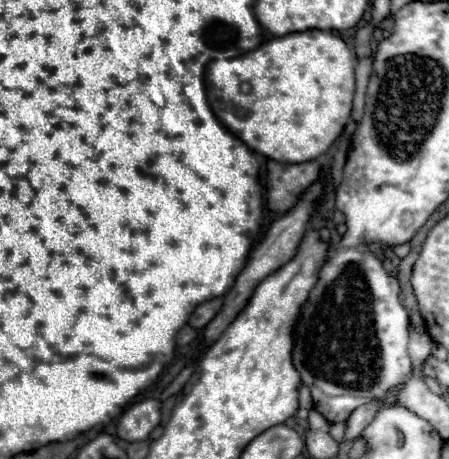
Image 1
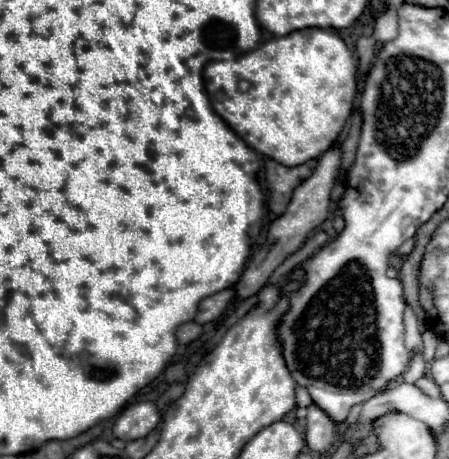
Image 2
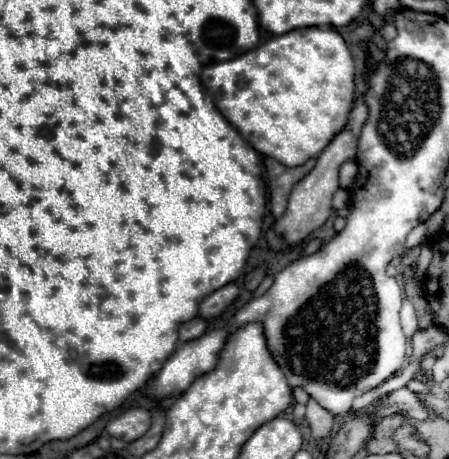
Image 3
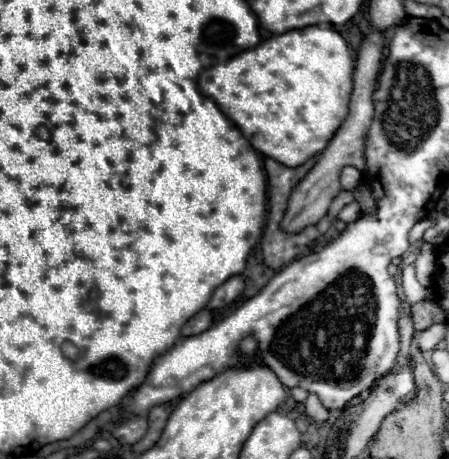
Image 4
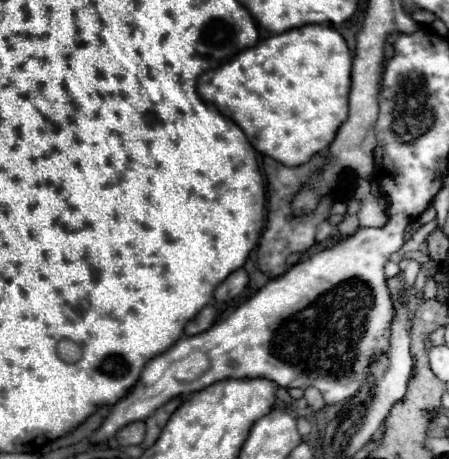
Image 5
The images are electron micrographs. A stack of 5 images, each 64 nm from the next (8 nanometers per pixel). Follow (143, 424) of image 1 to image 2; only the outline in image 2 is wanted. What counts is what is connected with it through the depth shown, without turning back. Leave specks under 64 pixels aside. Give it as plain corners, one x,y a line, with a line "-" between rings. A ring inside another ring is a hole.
138,402
120,412
112,426
112,434
120,440
138,440
152,432
160,422
160,414
152,402

